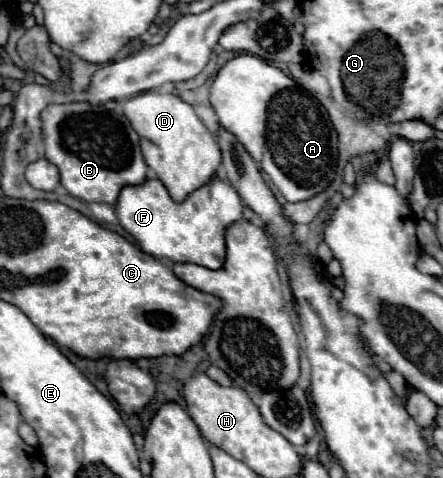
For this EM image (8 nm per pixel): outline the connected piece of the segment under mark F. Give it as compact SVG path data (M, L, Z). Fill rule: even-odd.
M215 175L209 183L201 185L193 193L187 195L185 201L177 203L169 197L165 191L165 185L157 177L149 177L139 185L125 185L117 197L115 203L115 215L121 223L121 227L135 239L135 243L141 247L141 251L157 257L157 259L171 259L173 263L197 263L205 265L209 269L219 269L225 261L225 229L241 219L243 201L235 187L227 183L223 177Z

